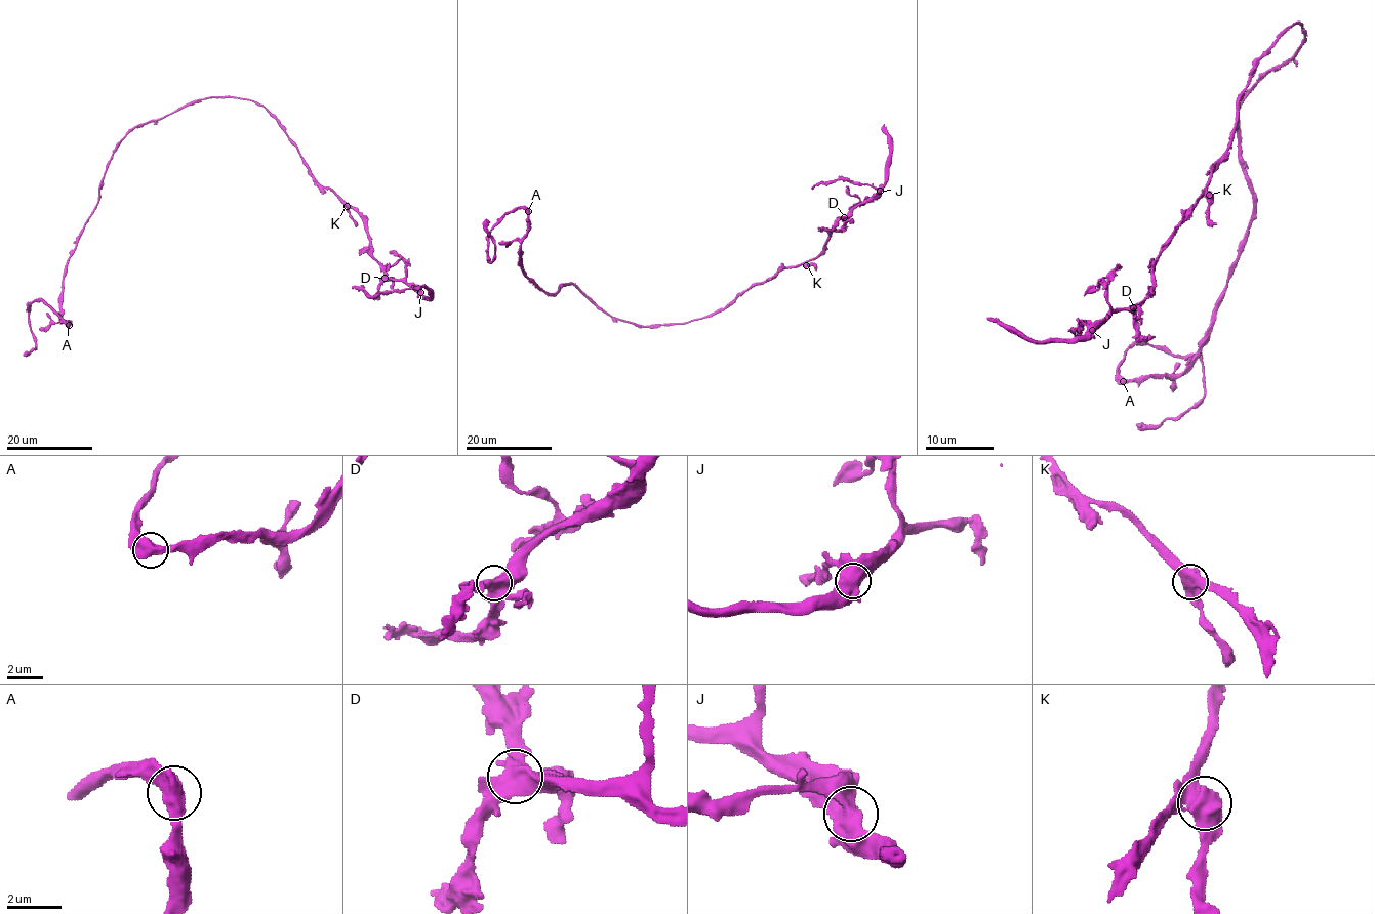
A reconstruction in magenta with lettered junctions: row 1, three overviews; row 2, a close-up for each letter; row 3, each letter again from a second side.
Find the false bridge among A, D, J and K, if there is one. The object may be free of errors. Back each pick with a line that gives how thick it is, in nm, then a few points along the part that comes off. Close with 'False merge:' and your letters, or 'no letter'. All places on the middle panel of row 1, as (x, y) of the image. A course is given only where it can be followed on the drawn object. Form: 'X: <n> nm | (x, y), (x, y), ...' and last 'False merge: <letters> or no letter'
False merge: no letter

